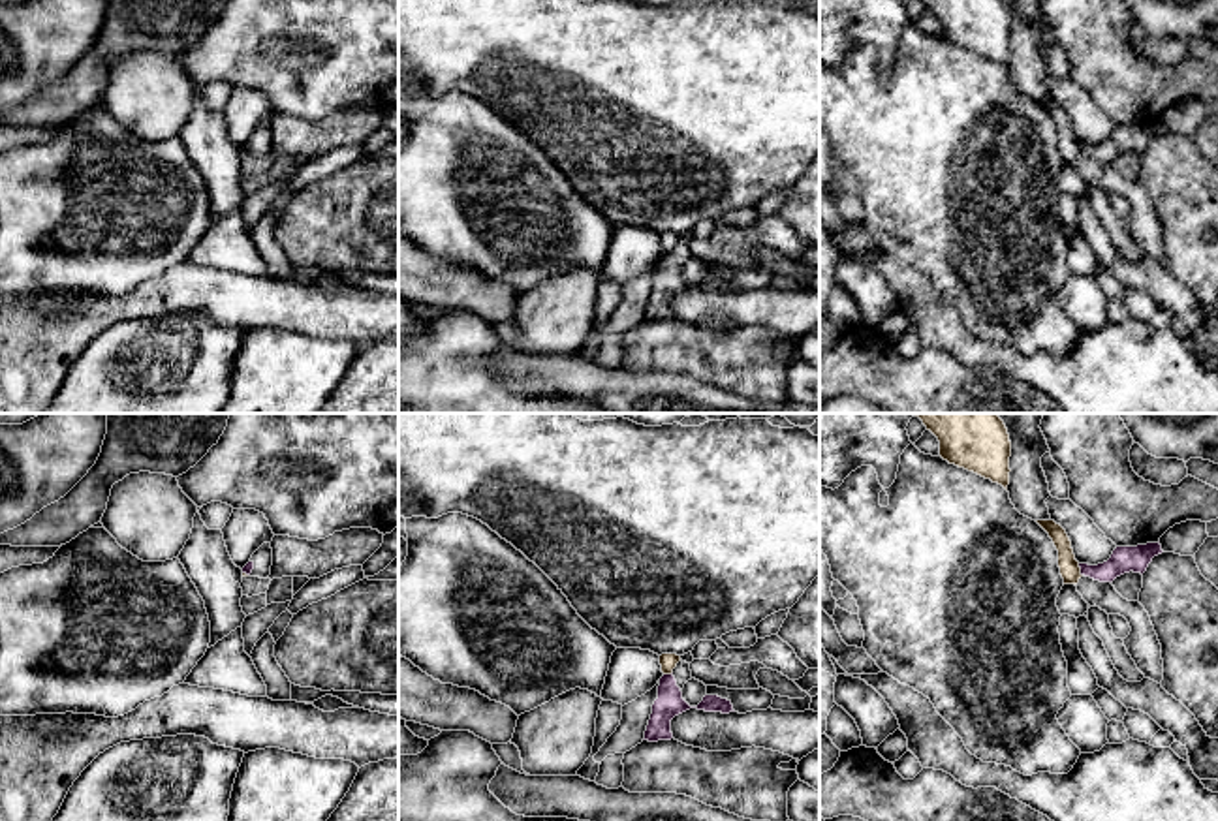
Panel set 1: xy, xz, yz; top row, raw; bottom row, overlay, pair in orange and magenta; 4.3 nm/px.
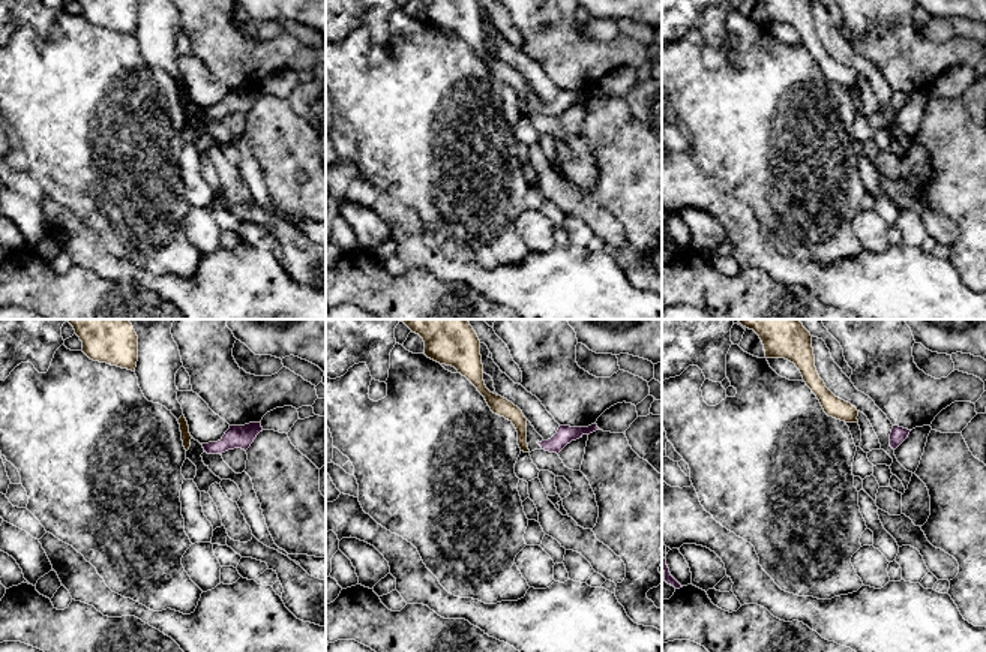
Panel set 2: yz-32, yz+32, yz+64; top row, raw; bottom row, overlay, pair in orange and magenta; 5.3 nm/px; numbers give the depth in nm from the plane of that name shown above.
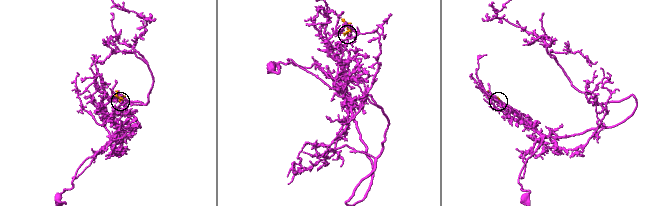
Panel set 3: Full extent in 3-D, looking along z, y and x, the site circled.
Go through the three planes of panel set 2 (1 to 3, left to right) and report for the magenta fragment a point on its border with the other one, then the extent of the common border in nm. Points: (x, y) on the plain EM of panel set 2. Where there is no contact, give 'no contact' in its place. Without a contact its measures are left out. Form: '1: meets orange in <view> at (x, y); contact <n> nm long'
1: no contact
2: no contact
3: no contact

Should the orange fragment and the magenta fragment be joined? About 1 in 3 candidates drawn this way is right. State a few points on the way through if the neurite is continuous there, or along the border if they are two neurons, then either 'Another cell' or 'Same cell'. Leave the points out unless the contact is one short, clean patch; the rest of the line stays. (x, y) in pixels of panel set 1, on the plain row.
Boundary: yz (1077, 143), (1081, 154). Another cell

